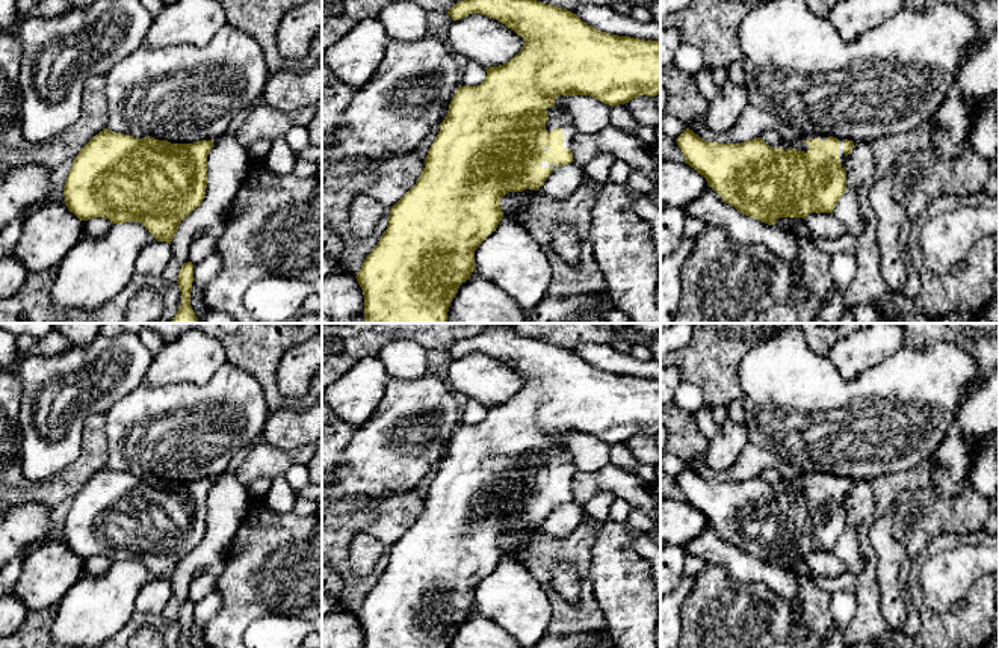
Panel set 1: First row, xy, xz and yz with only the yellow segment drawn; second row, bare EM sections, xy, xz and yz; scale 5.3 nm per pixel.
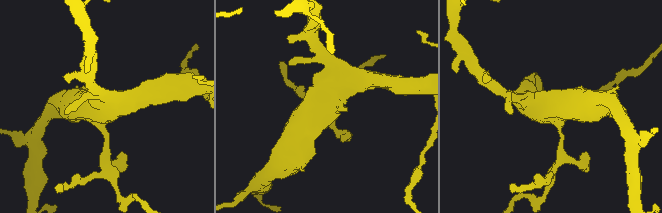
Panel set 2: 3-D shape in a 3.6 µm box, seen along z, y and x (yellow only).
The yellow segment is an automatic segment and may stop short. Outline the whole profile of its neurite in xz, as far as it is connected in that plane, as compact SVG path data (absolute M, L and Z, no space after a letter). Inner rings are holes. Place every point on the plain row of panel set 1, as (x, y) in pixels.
M490 323L484 331L469 338L458 340L453 343L447 352L453 359L461 358L470 352L482 352L490 356L496 356L499 361L505 363L508 367L514 369L524 378L524 384L518 393L515 393L509 400L490 405L487 408L485 418L478 424L459 424L449 443L447 455L440 462L440 470L431 483L428 494L425 497L425 506L416 520L416 523L391 545L388 554L387 568L382 571L378 583L366 595L360 610L357 612L357 619L364 633L364 648L449 648L452 637L458 631L458 627L465 621L472 610L475 609L475 589L476 586L497 566L503 556L500 547L500 538L508 530L523 530L526 527L540 529L546 517L553 511L555 506L568 503L573 498L573 476L576 473L576 465L573 456L564 449L555 444L555 437L561 434L589 434L605 443L620 444L639 434L656 435L660 432L660 381L645 379L630 375L618 375L606 370L600 370L586 361L583 361L576 352L558 344L546 343L532 337L518 334L511 325L505 323Z

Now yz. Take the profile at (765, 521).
M686 467L677 477L685 501L707 520L724 541L742 553L774 563L780 556L803 556L810 551L833 551L846 530L846 509L842 500L854 480L827 473L806 473L793 483L772 486L756 476L741 482L706 480Z

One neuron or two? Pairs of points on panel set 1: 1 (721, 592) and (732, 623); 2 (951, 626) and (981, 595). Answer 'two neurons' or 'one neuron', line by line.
1: one neuron
2: one neuron

